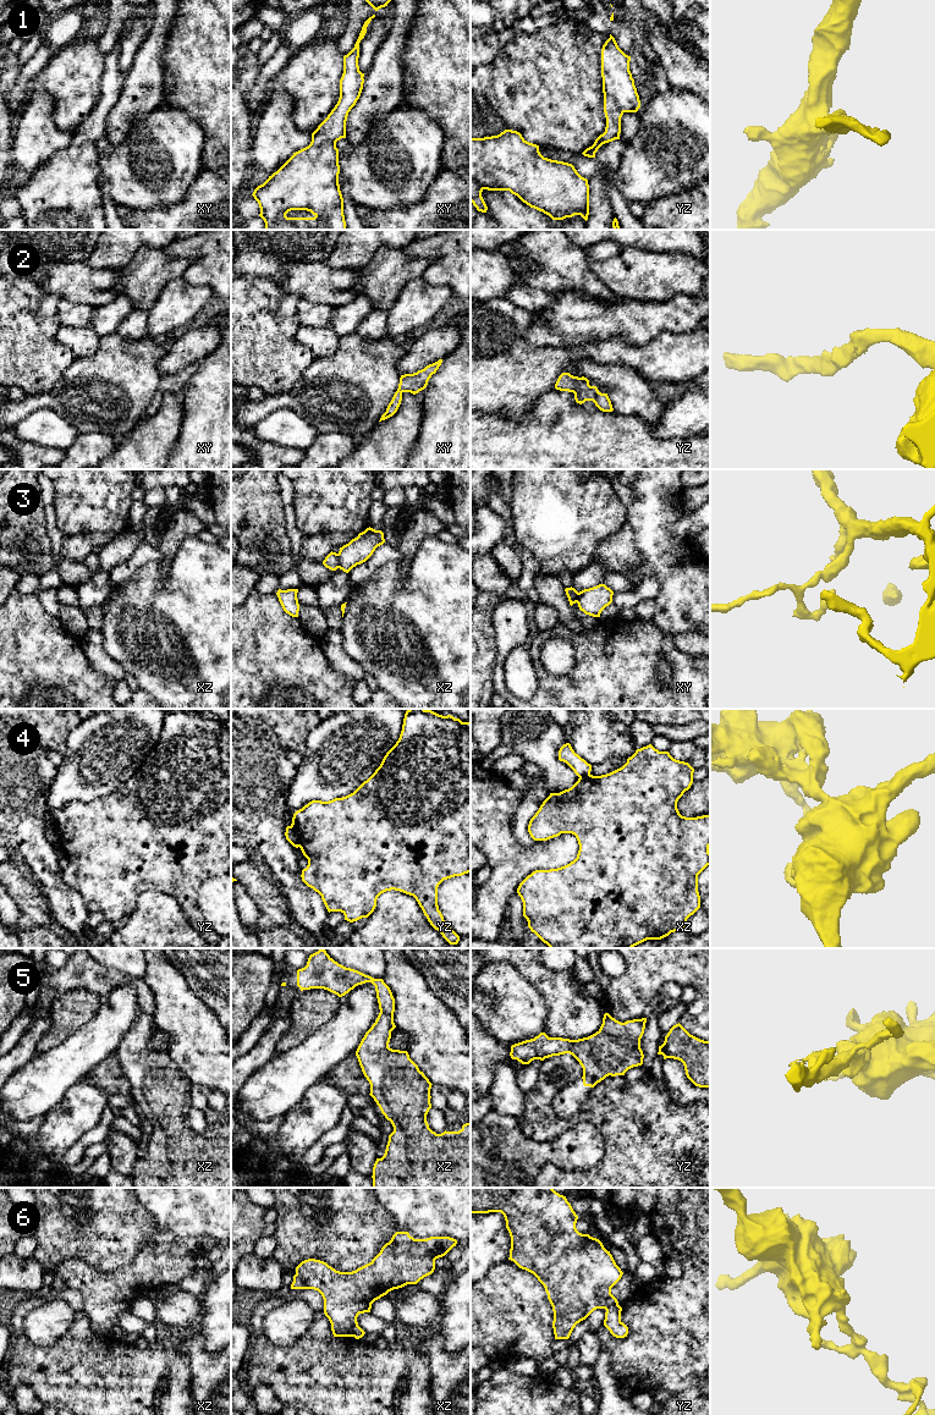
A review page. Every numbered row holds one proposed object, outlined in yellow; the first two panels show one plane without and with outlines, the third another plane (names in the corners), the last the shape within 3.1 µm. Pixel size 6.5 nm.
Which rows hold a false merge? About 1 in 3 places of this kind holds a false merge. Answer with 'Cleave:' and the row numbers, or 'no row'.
Cleave: 3, 4, 6

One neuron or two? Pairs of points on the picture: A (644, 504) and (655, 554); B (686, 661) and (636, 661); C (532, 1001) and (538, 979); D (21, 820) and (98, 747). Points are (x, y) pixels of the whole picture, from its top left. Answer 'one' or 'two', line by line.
A: one
B: one
C: two
D: two

